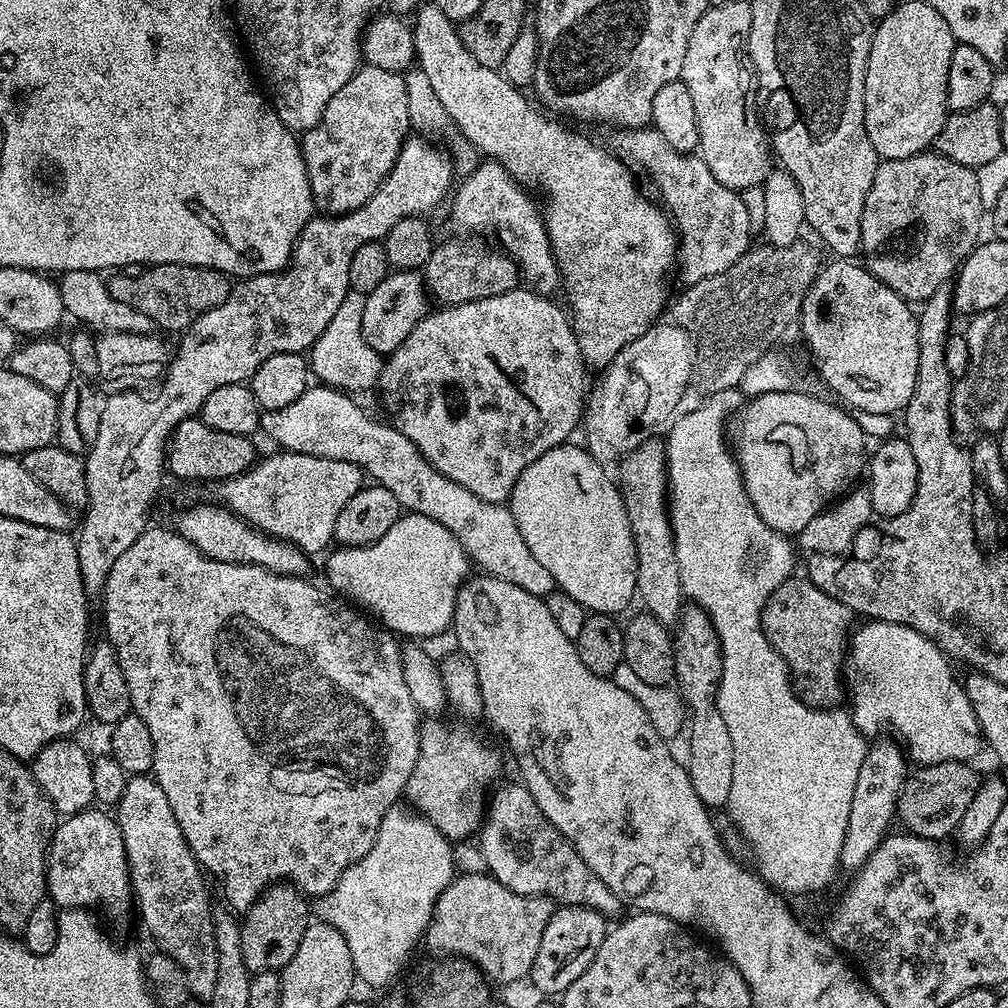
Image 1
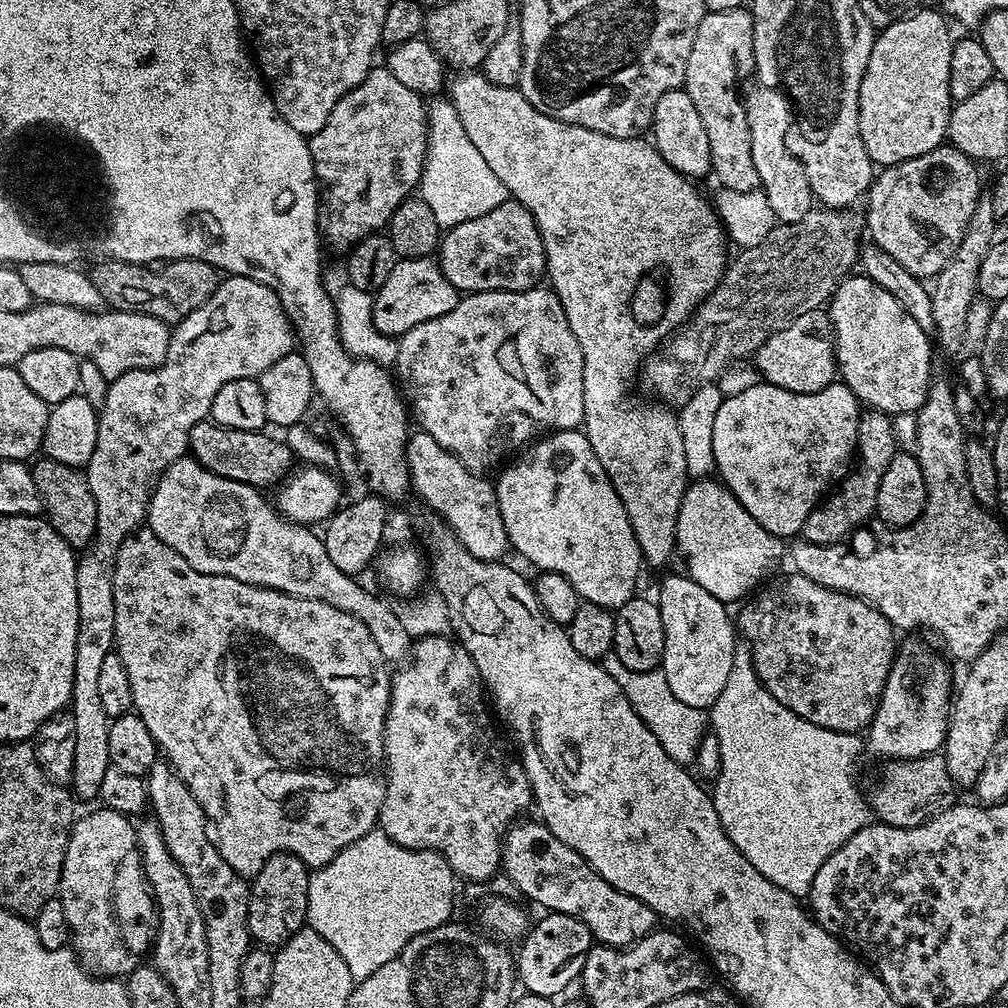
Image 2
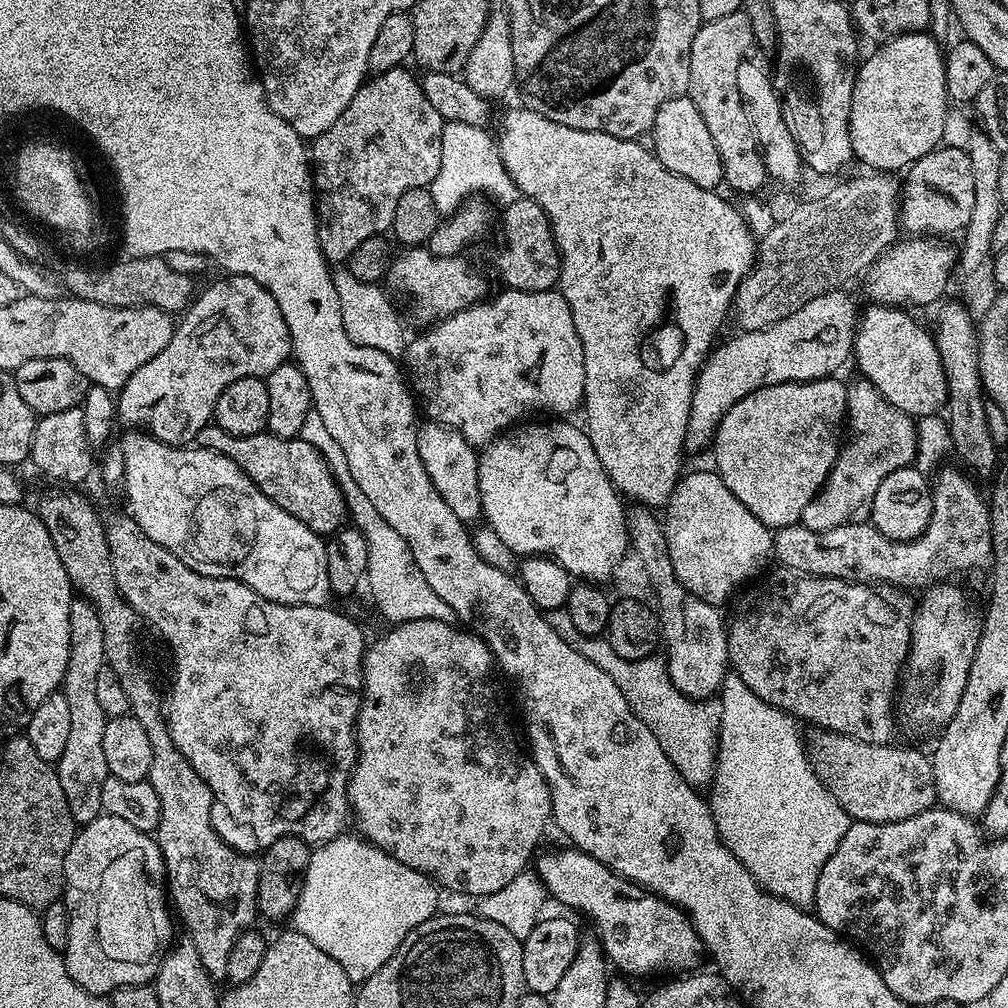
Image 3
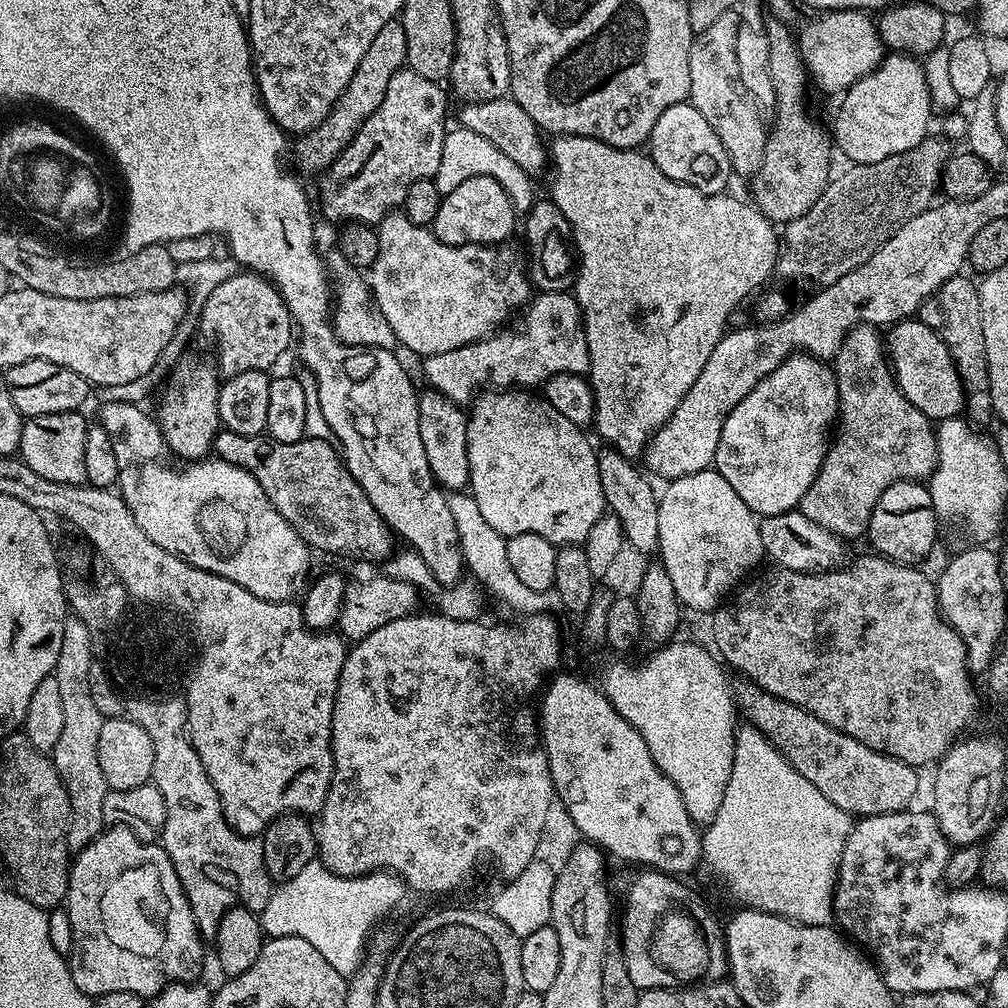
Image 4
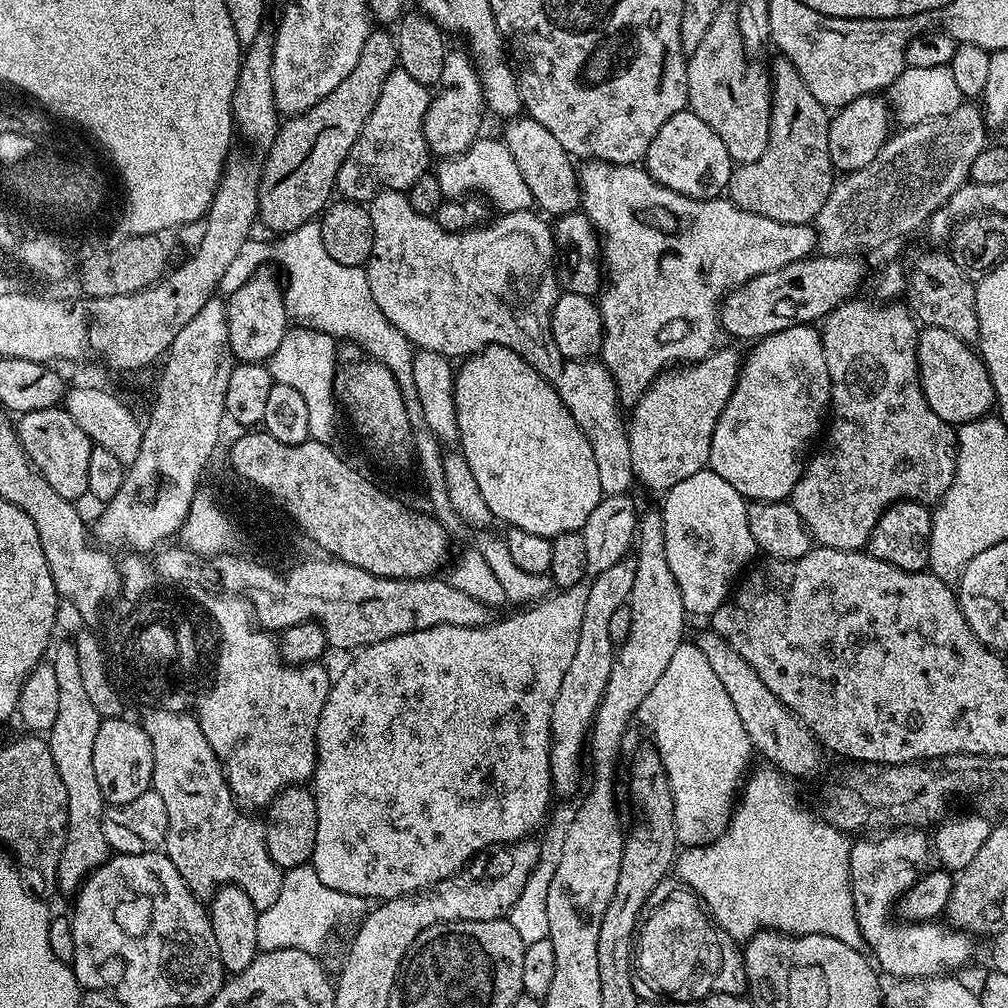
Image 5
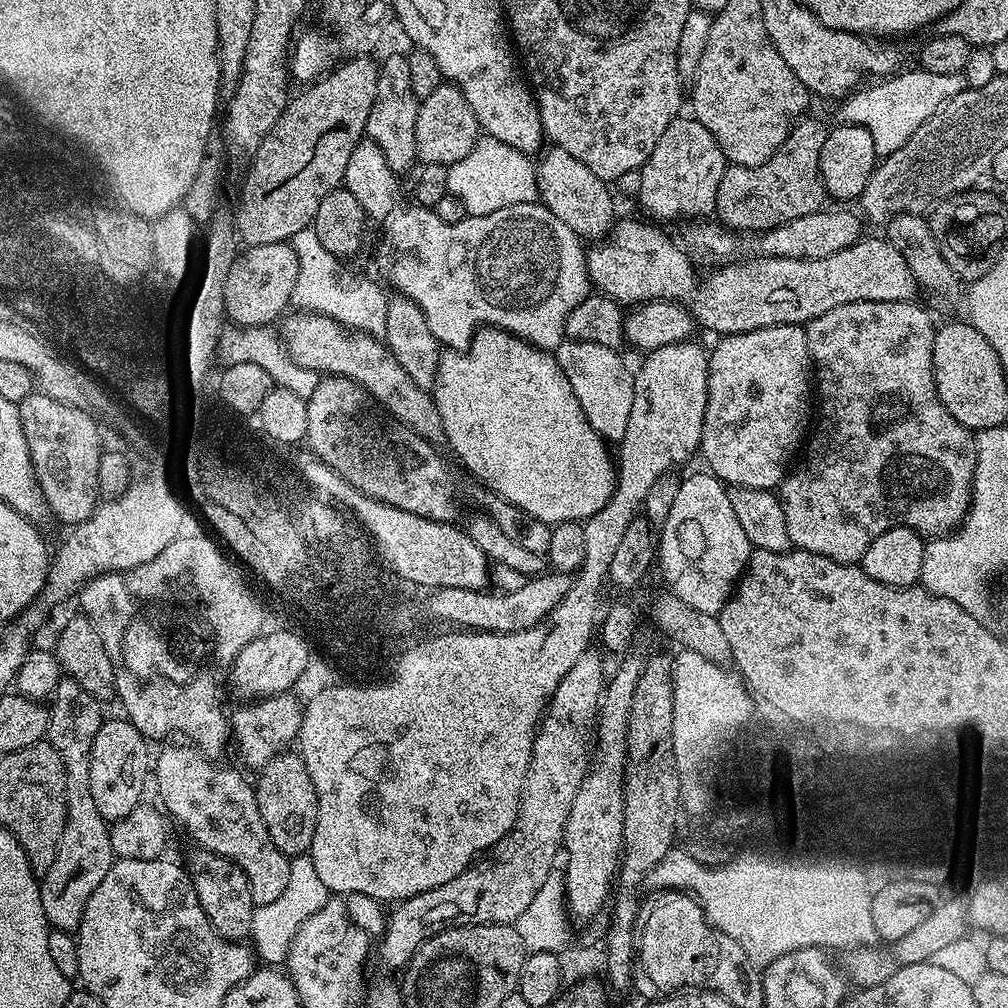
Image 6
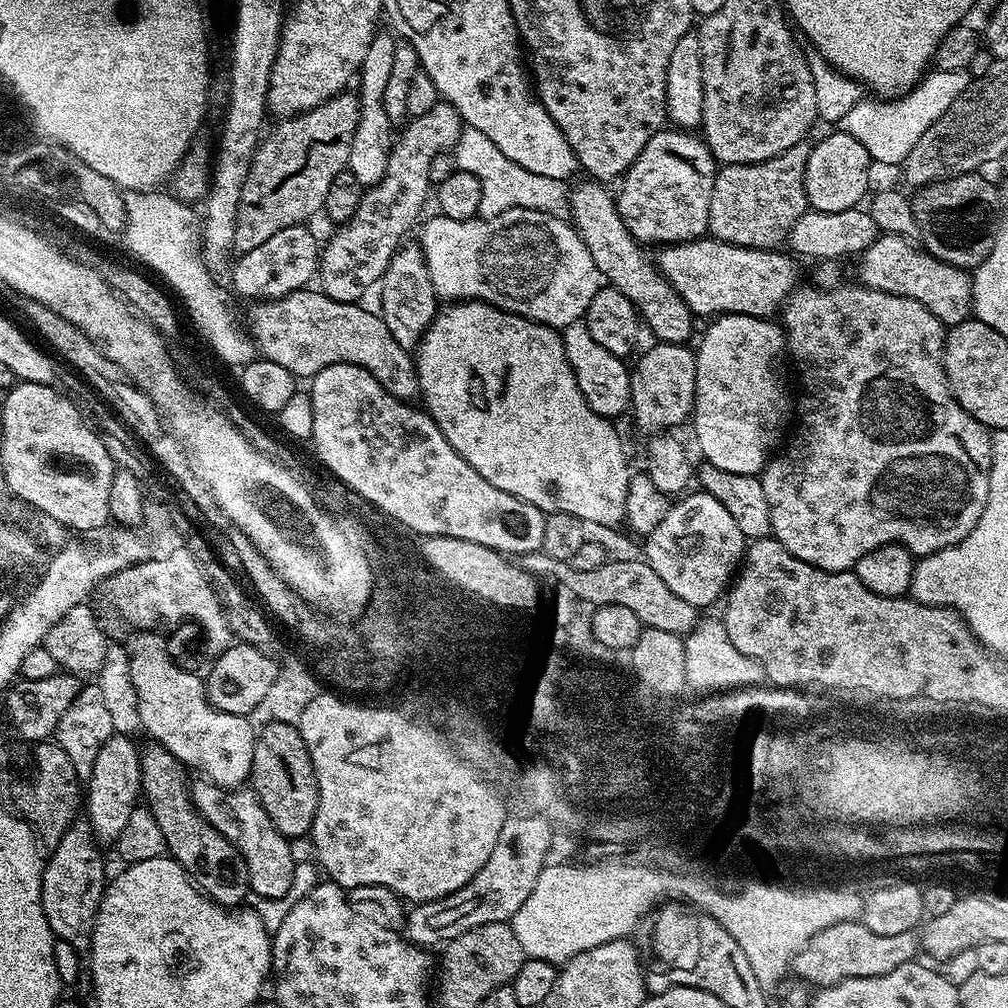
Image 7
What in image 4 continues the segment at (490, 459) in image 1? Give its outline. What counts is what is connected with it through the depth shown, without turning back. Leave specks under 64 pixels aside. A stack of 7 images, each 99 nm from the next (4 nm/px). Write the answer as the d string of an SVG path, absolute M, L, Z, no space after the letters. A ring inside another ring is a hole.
M542 292L533 295L523 309L524 320L513 328L499 330L478 342L446 350L444 354L423 357L427 387L441 392L453 404L467 405L481 390L491 386L496 390L532 390L554 375L587 373L590 350L586 346L584 319L575 295L566 292Z

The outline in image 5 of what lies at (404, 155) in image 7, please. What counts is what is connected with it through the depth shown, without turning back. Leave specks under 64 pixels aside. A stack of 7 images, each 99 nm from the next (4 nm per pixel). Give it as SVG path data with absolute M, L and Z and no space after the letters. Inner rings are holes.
M445 51L442 78L438 85L440 93L432 96L432 102L424 119L424 133L429 153L436 158L460 156L471 148L481 135L480 127L486 117L484 87L480 81L480 70L467 51Z

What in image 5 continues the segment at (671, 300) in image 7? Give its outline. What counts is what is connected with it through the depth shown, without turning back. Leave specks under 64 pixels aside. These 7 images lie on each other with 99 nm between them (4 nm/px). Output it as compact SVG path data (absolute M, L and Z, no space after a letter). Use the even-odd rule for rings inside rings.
M527 114L509 119L505 124L508 125L502 133L504 145L508 147L510 154L514 154L514 162L517 163L518 170L522 170L526 186L530 186L535 207L552 218L577 211L581 207L578 168L577 165L572 165L575 164L573 157L566 150L562 150L558 138L554 138L554 134L546 130L546 126L542 126Z

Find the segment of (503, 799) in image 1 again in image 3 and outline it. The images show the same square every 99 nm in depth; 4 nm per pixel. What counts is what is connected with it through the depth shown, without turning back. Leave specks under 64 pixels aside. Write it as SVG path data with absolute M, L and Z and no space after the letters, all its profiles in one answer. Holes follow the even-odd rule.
M563 847L557 852L541 851L535 857L534 871L544 884L545 893L551 899L553 896L558 903L565 904L568 908L577 908L578 911L585 912L592 919L592 924L596 927L595 939L599 940L604 947L605 957L613 965L616 963L622 971L629 972L629 974L624 973L629 977L640 976L643 972L652 972L656 964L661 964L662 967L669 968L672 972L687 973L689 967L684 959L684 952L690 947L690 940L680 940L680 936L686 936L684 924L688 920L687 914L670 901L663 900L653 892L647 892L639 884L631 884L617 872L611 872L605 864L590 858L590 854L581 852L579 848Z

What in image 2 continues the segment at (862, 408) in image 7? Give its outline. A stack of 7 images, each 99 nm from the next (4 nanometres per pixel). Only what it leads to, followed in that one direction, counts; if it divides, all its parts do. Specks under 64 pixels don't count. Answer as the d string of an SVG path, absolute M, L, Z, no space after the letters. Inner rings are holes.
M875 410L861 411L858 438L856 439L858 463L836 485L831 495L817 504L815 510L810 514L810 518L806 518L799 535L815 544L839 544L847 541L849 539L847 536L859 524L866 523L870 518L873 519L882 474L886 474L886 466L890 466L897 451L896 438L892 429L892 416L887 412Z

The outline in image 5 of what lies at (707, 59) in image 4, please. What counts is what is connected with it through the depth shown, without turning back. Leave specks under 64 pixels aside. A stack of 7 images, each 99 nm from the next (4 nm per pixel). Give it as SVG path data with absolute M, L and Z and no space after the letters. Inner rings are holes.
M721 7L716 13L714 22L710 22L710 30L702 37L702 42L698 50L694 50L687 57L688 61L688 108L718 138L722 138L722 146L730 154L730 158L737 165L749 164L762 154L768 145L768 135L770 134L770 118L772 117L772 86L770 76L767 71L764 72L758 65L752 64L753 57L744 48L742 34L738 28L738 12L735 7Z

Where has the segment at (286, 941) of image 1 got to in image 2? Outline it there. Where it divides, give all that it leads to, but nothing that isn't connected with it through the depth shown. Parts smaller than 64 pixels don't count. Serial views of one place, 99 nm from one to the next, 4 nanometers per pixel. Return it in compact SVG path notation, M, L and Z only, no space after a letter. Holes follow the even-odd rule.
M279 852L266 861L256 876L251 877L248 889L248 934L257 945L279 946L286 943L299 928L305 927L308 919L309 875L310 869L302 862L302 858L289 852Z

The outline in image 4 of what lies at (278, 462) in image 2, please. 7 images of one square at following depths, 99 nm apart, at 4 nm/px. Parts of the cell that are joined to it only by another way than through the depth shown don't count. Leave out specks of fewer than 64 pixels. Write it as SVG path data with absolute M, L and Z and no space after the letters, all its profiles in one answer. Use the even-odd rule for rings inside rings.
M221 430L216 434L214 452L219 459L246 470L256 479L268 501L276 507L278 514L282 514L282 518L286 518L286 522L290 522L290 526L294 526L294 530L303 538L309 549L333 552L336 556L357 556L360 560L388 560L393 549L391 546L394 533L380 517L378 510L370 506L370 498L366 498L362 486L358 486L358 482L352 477L331 443L305 438L283 444L264 434L247 436Z

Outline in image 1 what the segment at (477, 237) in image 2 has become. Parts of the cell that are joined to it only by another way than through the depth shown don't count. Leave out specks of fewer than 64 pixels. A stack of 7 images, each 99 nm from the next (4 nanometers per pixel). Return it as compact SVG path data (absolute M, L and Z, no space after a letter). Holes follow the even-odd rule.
M452 240L449 244L437 243L423 266L422 275L427 295L437 300L437 305L465 304L498 294L506 294L521 283L520 269L515 260L503 251L491 252L480 244L467 244Z

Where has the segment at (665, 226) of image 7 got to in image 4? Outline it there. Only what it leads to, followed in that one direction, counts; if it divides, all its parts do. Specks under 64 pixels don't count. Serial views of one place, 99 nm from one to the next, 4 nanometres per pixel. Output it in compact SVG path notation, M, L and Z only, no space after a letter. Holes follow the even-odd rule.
M691 102L666 106L662 118L654 122L654 130L646 141L647 151L652 161L674 182L682 182L686 186L694 186L694 190L702 190L715 196L723 193L728 179L733 179L734 173L730 166L730 158L726 154L726 146L718 139L718 134L710 127L710 122L698 114Z

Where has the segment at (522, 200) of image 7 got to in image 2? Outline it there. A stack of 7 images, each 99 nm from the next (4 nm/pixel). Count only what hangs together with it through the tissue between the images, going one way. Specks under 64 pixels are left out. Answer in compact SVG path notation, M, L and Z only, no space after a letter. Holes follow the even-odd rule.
M440 98L429 99L426 104L428 149L420 175L418 196L430 206L437 226L447 230L462 222L470 222L470 218L482 218L482 214L490 214L490 210L494 210L494 206L502 206L509 195L506 186L498 182L498 174L494 174L486 158L482 158L478 146L470 142L466 126L462 126L462 118L458 118L458 110L454 110L451 99L436 99Z

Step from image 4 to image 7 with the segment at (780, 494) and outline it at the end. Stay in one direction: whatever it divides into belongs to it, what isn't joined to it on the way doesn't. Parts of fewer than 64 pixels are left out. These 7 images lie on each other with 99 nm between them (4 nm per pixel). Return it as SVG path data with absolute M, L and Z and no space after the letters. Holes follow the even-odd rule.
M718 316L711 321L712 324L704 332L700 340L700 348L696 353L696 397L690 417L692 432L696 435L696 444L700 447L703 459L712 464L718 470L726 470L726 474L744 474L746 476L759 476L763 472L768 461L777 451L776 443L783 441L784 423L788 420L788 388L784 385L784 352L786 356L786 333L775 319L763 316Z

